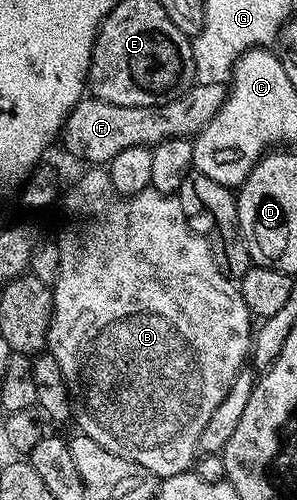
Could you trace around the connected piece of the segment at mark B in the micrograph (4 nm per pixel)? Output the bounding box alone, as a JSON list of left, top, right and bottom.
[48,166,255,478]

